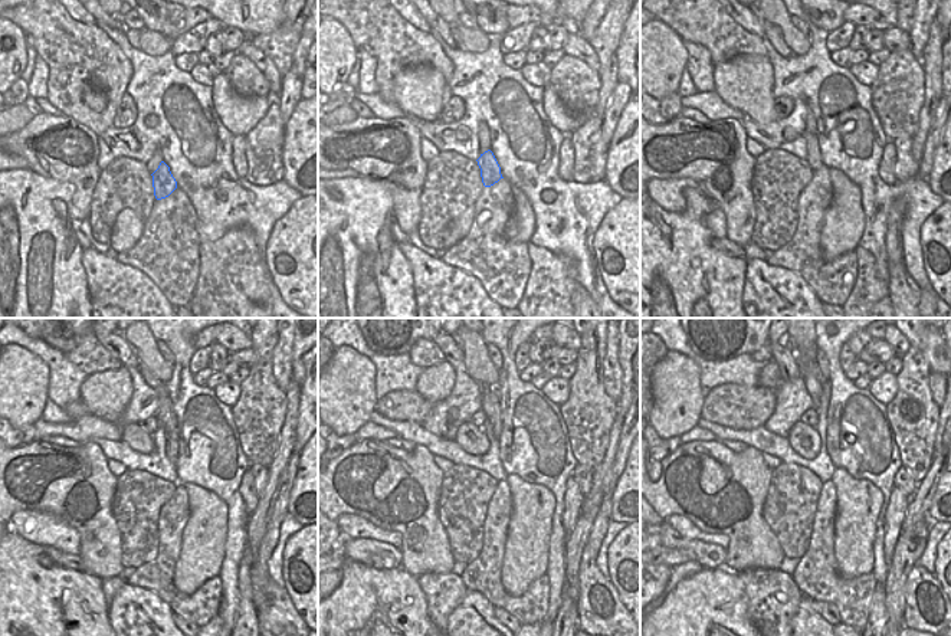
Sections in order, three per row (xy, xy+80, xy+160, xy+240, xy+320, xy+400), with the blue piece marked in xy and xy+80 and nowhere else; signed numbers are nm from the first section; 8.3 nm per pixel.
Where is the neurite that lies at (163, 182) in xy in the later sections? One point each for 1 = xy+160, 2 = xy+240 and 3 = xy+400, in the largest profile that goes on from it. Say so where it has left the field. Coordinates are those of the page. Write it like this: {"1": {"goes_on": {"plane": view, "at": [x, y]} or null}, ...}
{"1": {"goes_on": {"plane": "xy+160", "at": [813, 157]}}, "2": {"goes_on": {"plane": "xy+240", "at": [166, 416]}}, "3": {"goes_on": {"plane": "xy+400", "at": [813, 386]}}}

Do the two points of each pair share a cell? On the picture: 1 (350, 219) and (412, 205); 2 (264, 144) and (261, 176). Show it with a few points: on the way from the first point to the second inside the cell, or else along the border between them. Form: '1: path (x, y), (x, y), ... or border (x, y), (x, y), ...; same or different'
1: border (377, 179), (390, 194), (394, 220); different
2: path (264, 151), (261, 169); same

